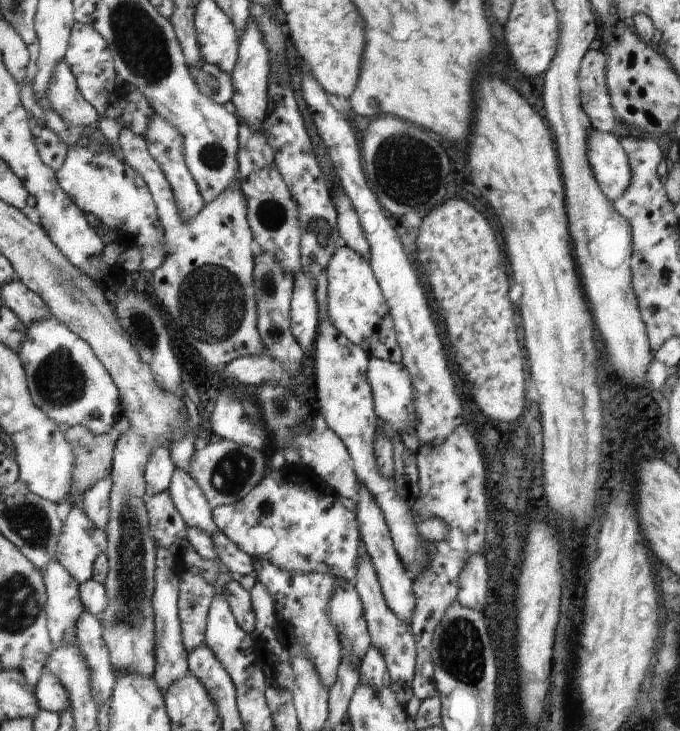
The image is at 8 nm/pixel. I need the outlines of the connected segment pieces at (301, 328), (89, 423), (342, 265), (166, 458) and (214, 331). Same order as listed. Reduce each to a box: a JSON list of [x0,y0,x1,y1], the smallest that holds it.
[[290,270,319,352],[17,314,120,435],[326,245,402,363],[145,447,174,498],[119,127,266,366]]

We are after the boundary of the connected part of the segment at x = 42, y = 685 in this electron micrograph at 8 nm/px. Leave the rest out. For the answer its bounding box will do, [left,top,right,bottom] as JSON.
[34,668,70,715]

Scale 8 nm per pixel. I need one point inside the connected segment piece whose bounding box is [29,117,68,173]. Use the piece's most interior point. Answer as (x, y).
(52, 151)

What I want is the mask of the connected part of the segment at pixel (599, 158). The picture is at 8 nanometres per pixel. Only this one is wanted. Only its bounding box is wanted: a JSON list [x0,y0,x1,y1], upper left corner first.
[587,129,632,203]

